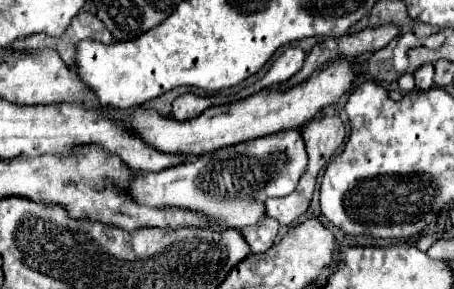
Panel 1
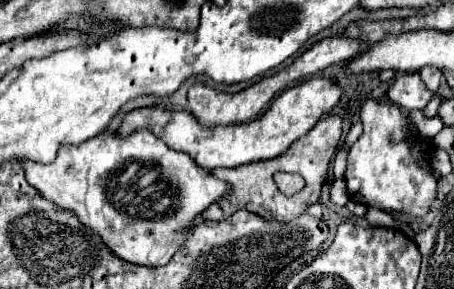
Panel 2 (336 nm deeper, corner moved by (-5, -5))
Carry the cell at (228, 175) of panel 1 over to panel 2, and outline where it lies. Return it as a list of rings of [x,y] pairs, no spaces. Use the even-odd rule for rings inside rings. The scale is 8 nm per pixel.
[[[279,172],[274,175],[274,180],[286,196],[292,196],[305,187],[304,179],[297,174]]]

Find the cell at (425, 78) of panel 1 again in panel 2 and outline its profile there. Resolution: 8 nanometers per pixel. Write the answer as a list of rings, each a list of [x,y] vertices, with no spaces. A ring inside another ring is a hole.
[[[401,74],[401,76],[397,76],[391,82],[391,86],[387,90],[387,96],[393,104],[401,106],[407,112],[423,110],[429,104],[429,100],[433,98],[433,94],[421,82],[419,74]]]

